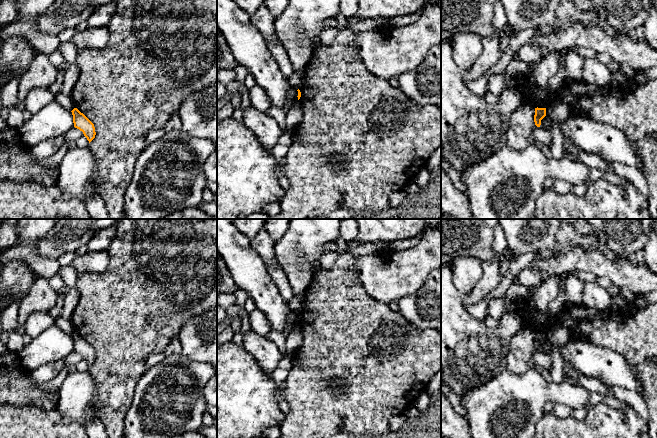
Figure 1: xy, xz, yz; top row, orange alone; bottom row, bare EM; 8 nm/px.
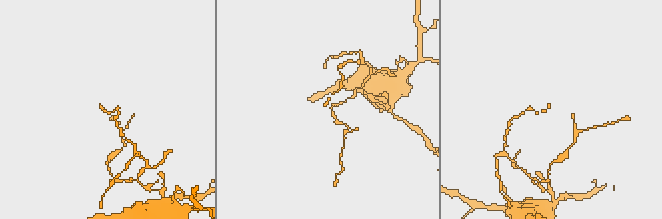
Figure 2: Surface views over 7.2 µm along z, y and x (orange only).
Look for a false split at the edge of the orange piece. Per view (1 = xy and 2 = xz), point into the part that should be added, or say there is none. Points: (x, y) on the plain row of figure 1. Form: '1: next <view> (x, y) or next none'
1: next none
2: next none

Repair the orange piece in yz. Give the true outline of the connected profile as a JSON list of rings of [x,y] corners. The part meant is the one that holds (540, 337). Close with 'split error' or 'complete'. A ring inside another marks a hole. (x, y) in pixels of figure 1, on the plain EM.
[[[535,332],[534,346],[537,351],[540,351],[541,344],[546,340],[546,332]]]; complete

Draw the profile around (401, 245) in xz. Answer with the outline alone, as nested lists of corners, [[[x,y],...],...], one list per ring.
[[[423,233],[418,234],[417,236],[402,239],[399,241],[394,241],[388,244],[388,251],[389,252],[396,252],[396,251],[404,251],[406,249],[410,249],[414,247],[422,238]]]

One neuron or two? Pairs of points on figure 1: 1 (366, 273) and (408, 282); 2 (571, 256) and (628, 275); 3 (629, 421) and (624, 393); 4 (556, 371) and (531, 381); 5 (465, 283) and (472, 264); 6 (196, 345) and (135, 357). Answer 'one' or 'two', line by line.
1: one
2: one
3: two
4: two
5: one
6: two

